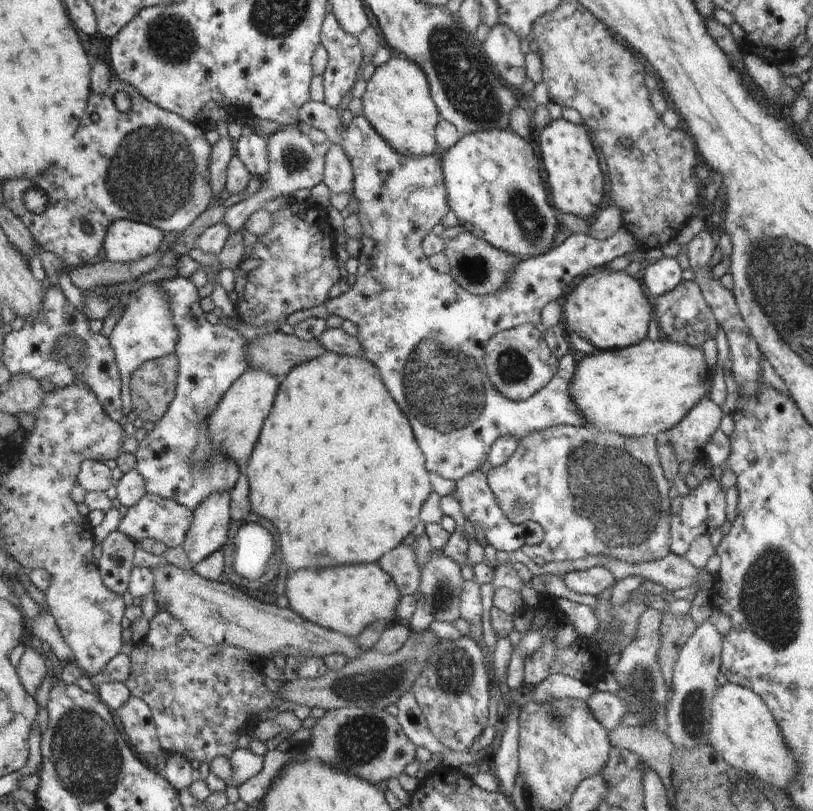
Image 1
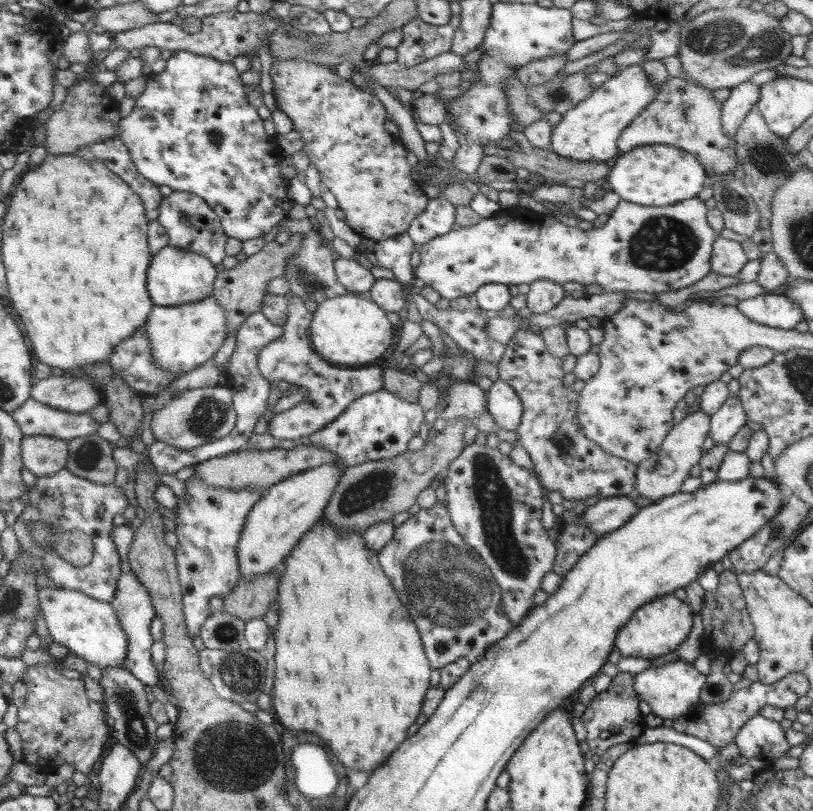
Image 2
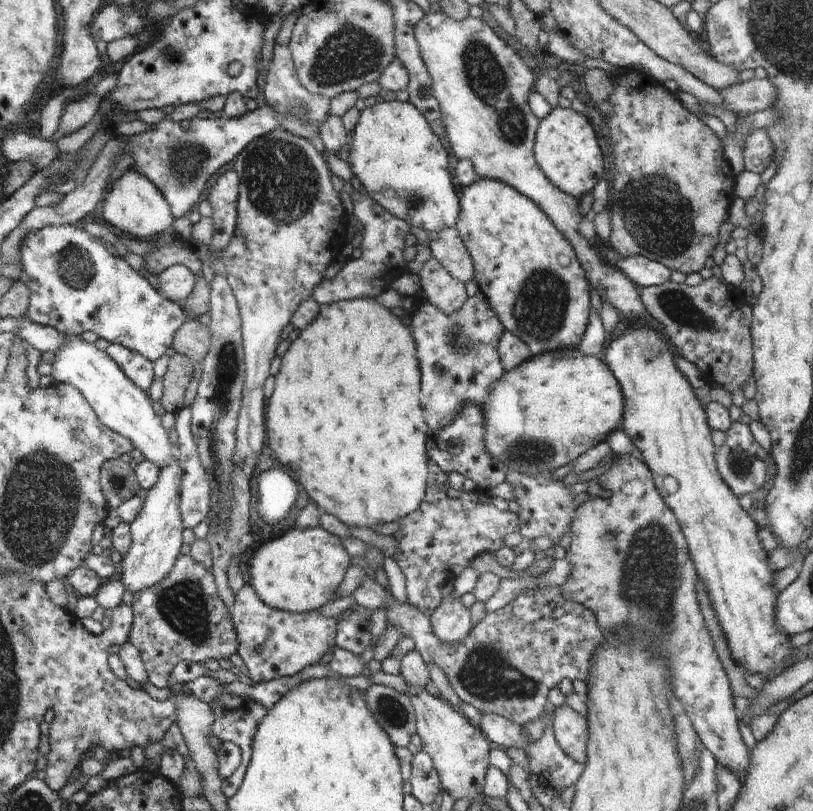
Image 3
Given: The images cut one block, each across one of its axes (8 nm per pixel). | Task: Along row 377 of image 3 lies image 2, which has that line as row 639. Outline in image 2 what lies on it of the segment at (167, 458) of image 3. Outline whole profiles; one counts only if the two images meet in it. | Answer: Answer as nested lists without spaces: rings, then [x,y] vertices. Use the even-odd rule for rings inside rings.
[[[56,586],[39,587],[38,592],[40,610],[54,643],[65,646],[78,658],[96,664],[100,669],[124,667],[124,659],[128,657],[128,638],[108,602]]]

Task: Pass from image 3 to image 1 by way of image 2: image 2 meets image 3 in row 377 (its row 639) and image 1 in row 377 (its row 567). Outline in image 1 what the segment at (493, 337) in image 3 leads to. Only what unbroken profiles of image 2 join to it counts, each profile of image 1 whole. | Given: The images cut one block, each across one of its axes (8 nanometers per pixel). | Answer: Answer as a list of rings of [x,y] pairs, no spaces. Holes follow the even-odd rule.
[[[306,102],[298,116],[300,122],[322,130],[328,141],[340,145],[346,153],[353,170],[352,192],[358,203],[356,215],[363,228],[356,282],[340,296],[328,299],[324,303],[326,312],[350,320],[358,327],[356,340],[362,346],[365,358],[380,372],[390,396],[409,420],[424,455],[426,470],[456,482],[476,470],[480,471],[491,446],[502,436],[519,441],[532,432],[554,426],[584,427],[584,418],[568,392],[568,382],[572,380],[577,364],[570,353],[559,359],[558,372],[544,388],[528,400],[514,402],[502,396],[490,382],[485,368],[484,345],[496,333],[547,320],[550,303],[561,302],[578,278],[592,272],[593,268],[604,267],[612,260],[639,249],[638,240],[624,225],[608,240],[594,240],[588,234],[567,233],[548,254],[519,261],[512,268],[505,287],[486,296],[474,295],[462,288],[452,275],[436,272],[421,247],[423,238],[432,233],[432,228],[440,224],[450,211],[439,155],[402,156],[386,144],[386,140],[362,115],[354,115],[352,122],[345,125],[341,112],[325,102]]]

